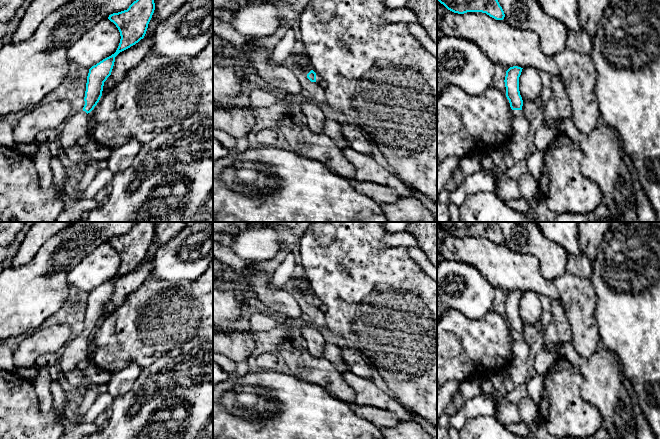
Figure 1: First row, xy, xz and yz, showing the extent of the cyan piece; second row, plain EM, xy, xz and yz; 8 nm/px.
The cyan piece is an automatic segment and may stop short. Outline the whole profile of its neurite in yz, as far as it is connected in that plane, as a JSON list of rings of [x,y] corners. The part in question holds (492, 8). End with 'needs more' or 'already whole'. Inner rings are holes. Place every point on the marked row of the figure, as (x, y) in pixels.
[[[438,0],[448,10],[464,14],[467,12],[482,12],[496,20],[503,20],[504,11],[498,0]]]; already whole

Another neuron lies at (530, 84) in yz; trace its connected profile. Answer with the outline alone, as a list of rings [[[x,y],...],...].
[[[533,67],[522,69],[519,77],[519,91],[523,101],[535,102],[542,92],[540,71]]]

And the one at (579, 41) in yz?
[[[569,30],[566,47],[573,51],[590,55],[593,49],[593,40],[584,30]]]

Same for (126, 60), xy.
[[[146,33],[144,38],[130,48],[120,52],[115,57],[111,75],[104,82],[102,94],[123,81],[127,72],[133,69],[151,51],[152,33]]]

